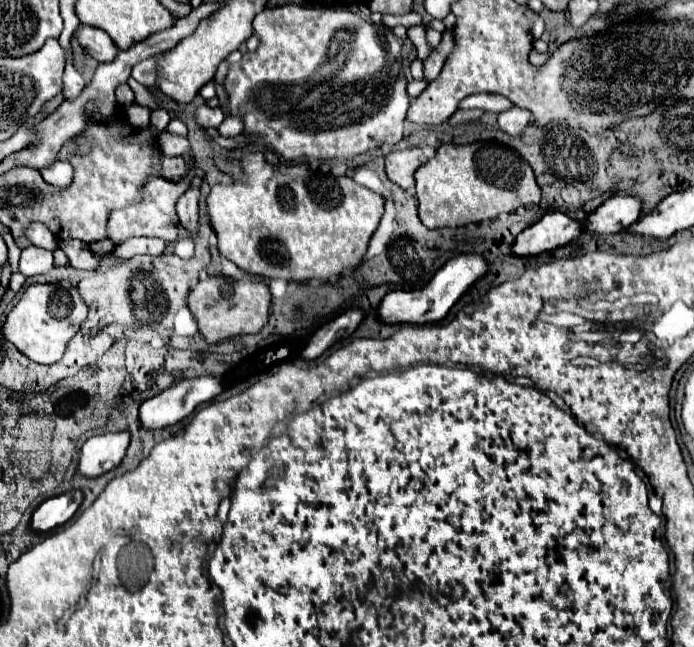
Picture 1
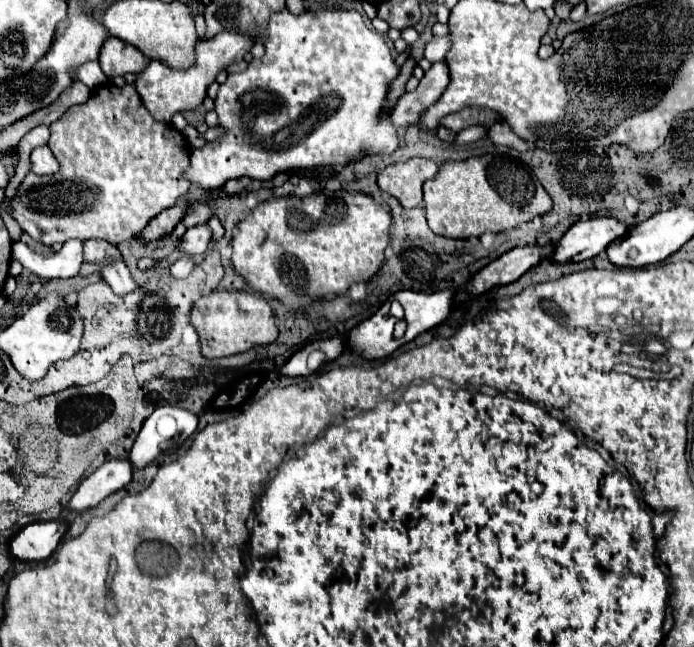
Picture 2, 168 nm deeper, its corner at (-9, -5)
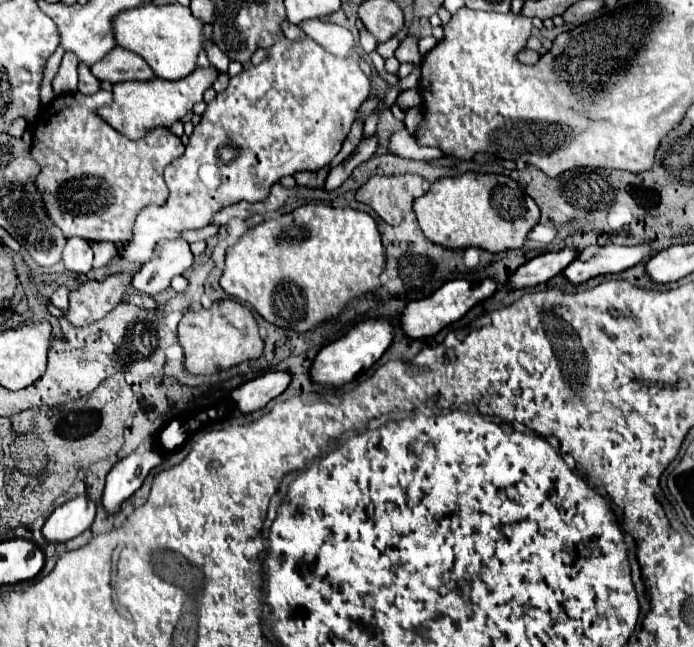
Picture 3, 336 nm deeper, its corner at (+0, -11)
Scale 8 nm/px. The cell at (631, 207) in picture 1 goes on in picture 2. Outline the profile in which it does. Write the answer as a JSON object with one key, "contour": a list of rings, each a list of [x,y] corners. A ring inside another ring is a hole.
{"contour":[[[591,217],[579,219],[573,227],[557,241],[551,259],[555,263],[579,263],[597,257],[617,237],[627,231],[623,223],[613,217]]]}

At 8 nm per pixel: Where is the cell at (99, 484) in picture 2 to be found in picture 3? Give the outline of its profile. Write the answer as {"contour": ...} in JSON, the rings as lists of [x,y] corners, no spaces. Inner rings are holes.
{"contour":[[[78,495],[56,507],[44,523],[44,537],[52,543],[68,541],[92,525],[96,517],[96,501],[88,495]]]}

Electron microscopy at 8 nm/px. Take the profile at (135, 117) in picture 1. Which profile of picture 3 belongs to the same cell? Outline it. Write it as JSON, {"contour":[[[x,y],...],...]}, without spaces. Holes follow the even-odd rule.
{"contour":[[[214,65],[210,67],[196,67],[190,75],[186,75],[180,81],[164,81],[160,77],[148,79],[148,81],[126,81],[114,85],[114,101],[110,107],[102,107],[98,115],[108,121],[118,133],[122,133],[128,139],[140,139],[148,129],[156,127],[170,127],[172,123],[180,121],[188,111],[192,111],[194,103],[202,101],[202,95],[206,89],[212,87],[212,83],[218,77],[218,69]]]}

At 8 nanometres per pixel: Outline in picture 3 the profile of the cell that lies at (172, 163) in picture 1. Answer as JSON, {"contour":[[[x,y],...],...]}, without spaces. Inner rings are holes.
{"contour":[[[100,89],[96,95],[88,95],[88,97],[86,97],[86,95],[78,95],[78,93],[74,93],[74,95],[62,95],[62,97],[56,97],[52,103],[48,103],[46,107],[42,107],[40,119],[36,119],[36,123],[34,123],[34,137],[32,137],[32,159],[40,165],[40,175],[38,175],[38,179],[36,179],[36,189],[38,189],[40,195],[42,195],[42,203],[44,203],[46,215],[52,219],[52,223],[54,223],[56,227],[62,229],[62,233],[64,233],[66,239],[68,239],[68,237],[82,237],[82,239],[86,239],[86,241],[110,241],[110,243],[122,245],[122,243],[126,243],[126,241],[132,239],[132,229],[134,229],[134,221],[136,221],[138,213],[140,213],[144,207],[148,207],[148,205],[162,205],[162,203],[168,199],[168,187],[166,187],[166,183],[164,183],[162,171],[164,171],[164,167],[166,167],[168,163],[172,163],[174,159],[178,159],[178,157],[184,153],[184,145],[182,145],[182,141],[180,141],[178,137],[174,137],[166,127],[156,127],[156,129],[148,131],[148,133],[146,133],[142,139],[138,139],[138,141],[126,139],[124,135],[116,133],[104,119],[100,119],[100,115],[96,113],[100,101],[102,101],[102,105],[110,105],[110,103],[112,103],[112,93]]]}

